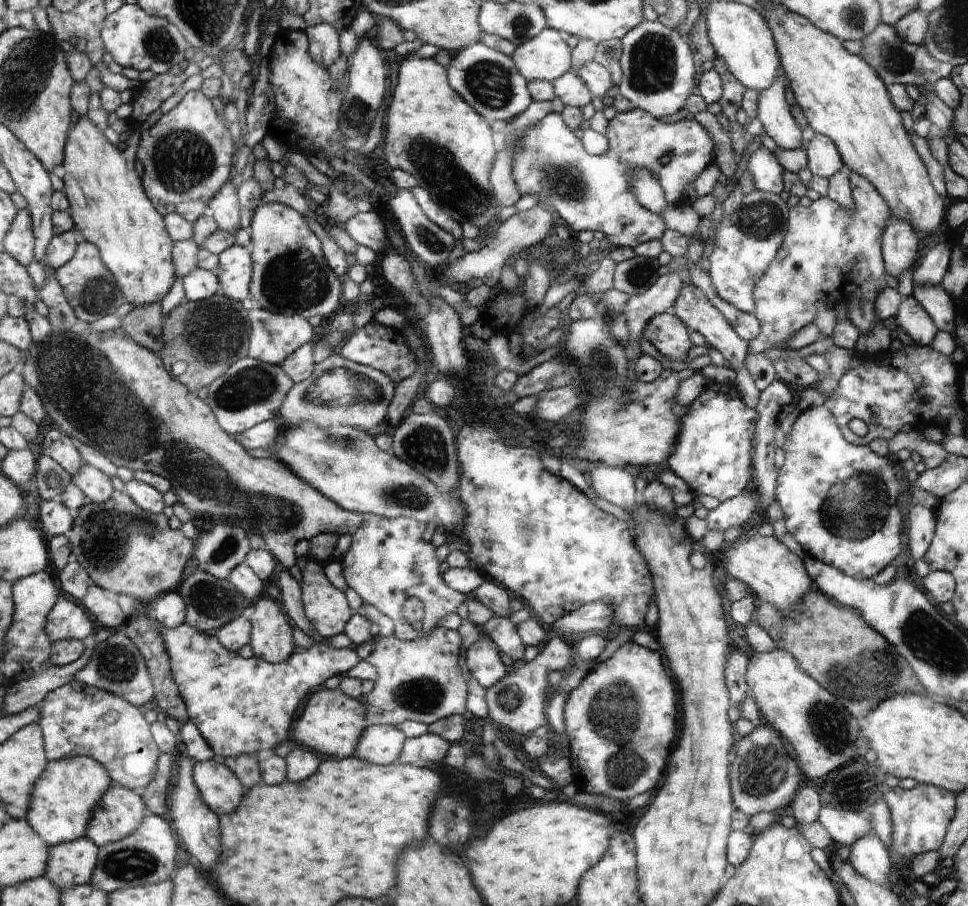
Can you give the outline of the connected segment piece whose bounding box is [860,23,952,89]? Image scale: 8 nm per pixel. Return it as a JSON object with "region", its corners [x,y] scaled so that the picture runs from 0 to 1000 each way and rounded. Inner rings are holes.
{"region":[[[909,25],[903,35],[895,39],[890,44],[888,61],[901,74],[915,93],[932,92],[944,93],[949,98],[964,94],[968,88],[981,84],[982,73],[967,66],[952,50],[943,50],[931,43],[923,29]]]}

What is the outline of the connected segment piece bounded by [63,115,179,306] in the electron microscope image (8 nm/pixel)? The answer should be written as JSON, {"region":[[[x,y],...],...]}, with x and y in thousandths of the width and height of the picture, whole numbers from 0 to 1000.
{"region":[[[84,129],[71,148],[65,198],[66,212],[73,221],[73,236],[76,237],[84,263],[100,269],[108,290],[118,300],[131,327],[139,338],[166,334],[180,313],[184,311],[180,275],[182,272],[176,258],[170,238],[159,227],[151,212],[148,196],[140,188],[142,168],[128,168],[116,159],[107,145],[92,129]]]}

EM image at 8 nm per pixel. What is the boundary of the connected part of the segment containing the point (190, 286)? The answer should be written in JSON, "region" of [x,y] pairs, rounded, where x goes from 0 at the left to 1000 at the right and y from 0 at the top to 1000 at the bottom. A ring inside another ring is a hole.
{"region":[[[202,295],[189,311],[196,332],[209,333],[229,322],[228,306],[221,298]]]}

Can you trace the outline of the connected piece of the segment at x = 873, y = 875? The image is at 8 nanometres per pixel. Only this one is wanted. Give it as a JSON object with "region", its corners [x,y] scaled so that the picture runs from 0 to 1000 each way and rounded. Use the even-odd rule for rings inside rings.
{"region":[[[904,918],[887,925],[878,934],[876,950],[890,967],[904,975],[913,976],[919,965],[917,940]]]}

